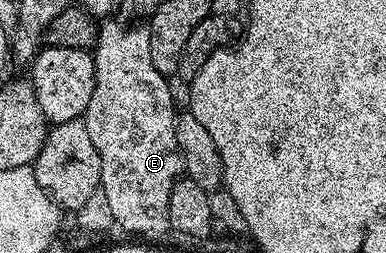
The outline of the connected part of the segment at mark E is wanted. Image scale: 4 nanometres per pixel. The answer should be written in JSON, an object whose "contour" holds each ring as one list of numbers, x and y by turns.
{"contour":[[109,17,100,24,97,33,97,46,92,52,93,64,95,65,95,93,91,93,91,101,87,105,84,113,87,131,91,133,91,141,95,141,95,147,99,149,101,157,101,185,100,190,107,193,107,201,111,204,114,224,118,228,122,227,125,231,130,231,133,237,157,237,165,230,170,230,171,220,169,217,169,206,171,205,171,193,173,186,183,175,183,160,181,157,181,148,177,146,177,121,178,112,173,112,173,91,169,88,170,80,155,69,151,61,151,33,148,26,142,23,120,23,120,18]]}

